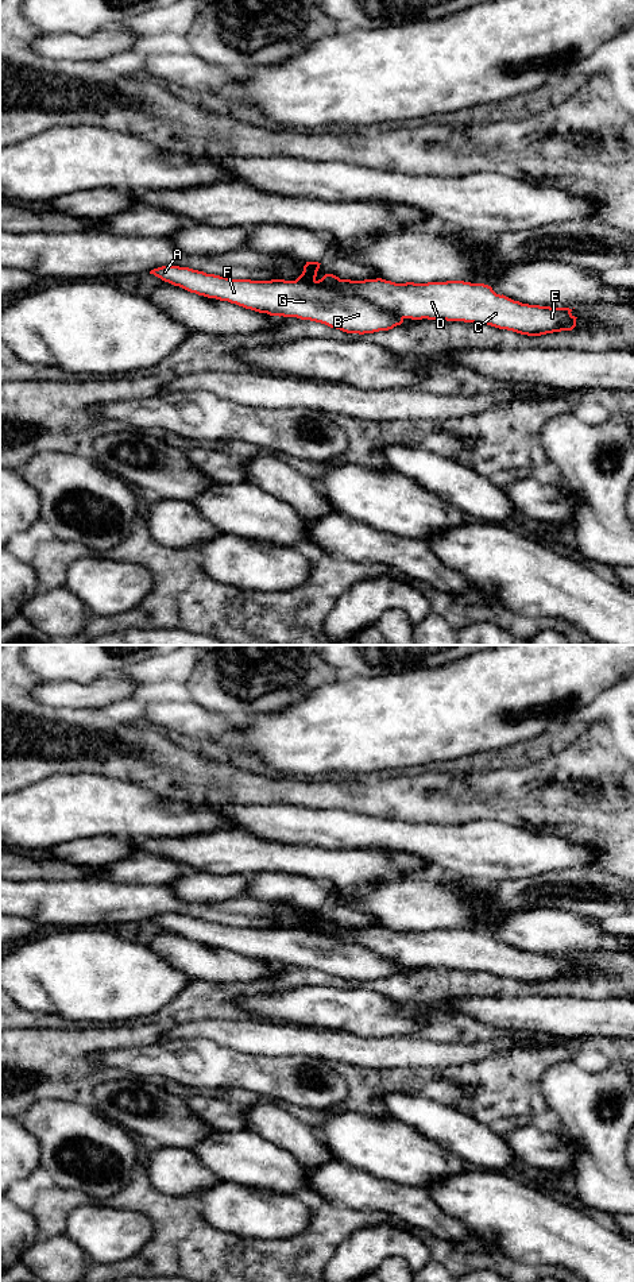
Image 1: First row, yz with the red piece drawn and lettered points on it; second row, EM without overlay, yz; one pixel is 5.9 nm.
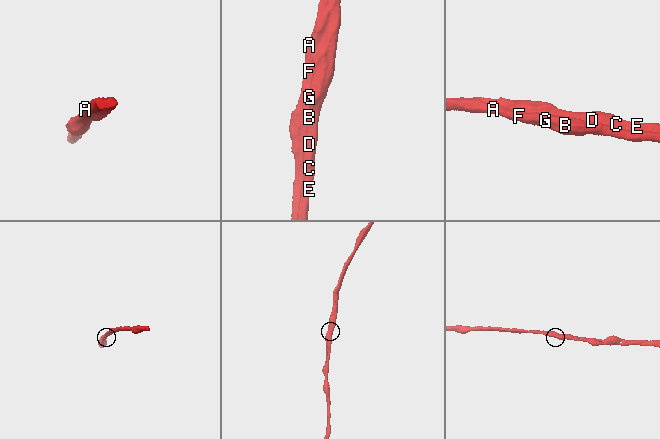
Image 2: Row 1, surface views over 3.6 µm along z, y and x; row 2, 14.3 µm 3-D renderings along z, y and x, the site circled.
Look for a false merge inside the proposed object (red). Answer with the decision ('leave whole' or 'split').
split

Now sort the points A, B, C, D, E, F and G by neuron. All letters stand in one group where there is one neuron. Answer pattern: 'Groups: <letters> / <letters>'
Groups: A B F G / C D E

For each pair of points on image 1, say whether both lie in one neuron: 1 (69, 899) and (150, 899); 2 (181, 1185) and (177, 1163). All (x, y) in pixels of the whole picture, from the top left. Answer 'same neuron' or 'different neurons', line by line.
1: same neuron
2: same neuron

